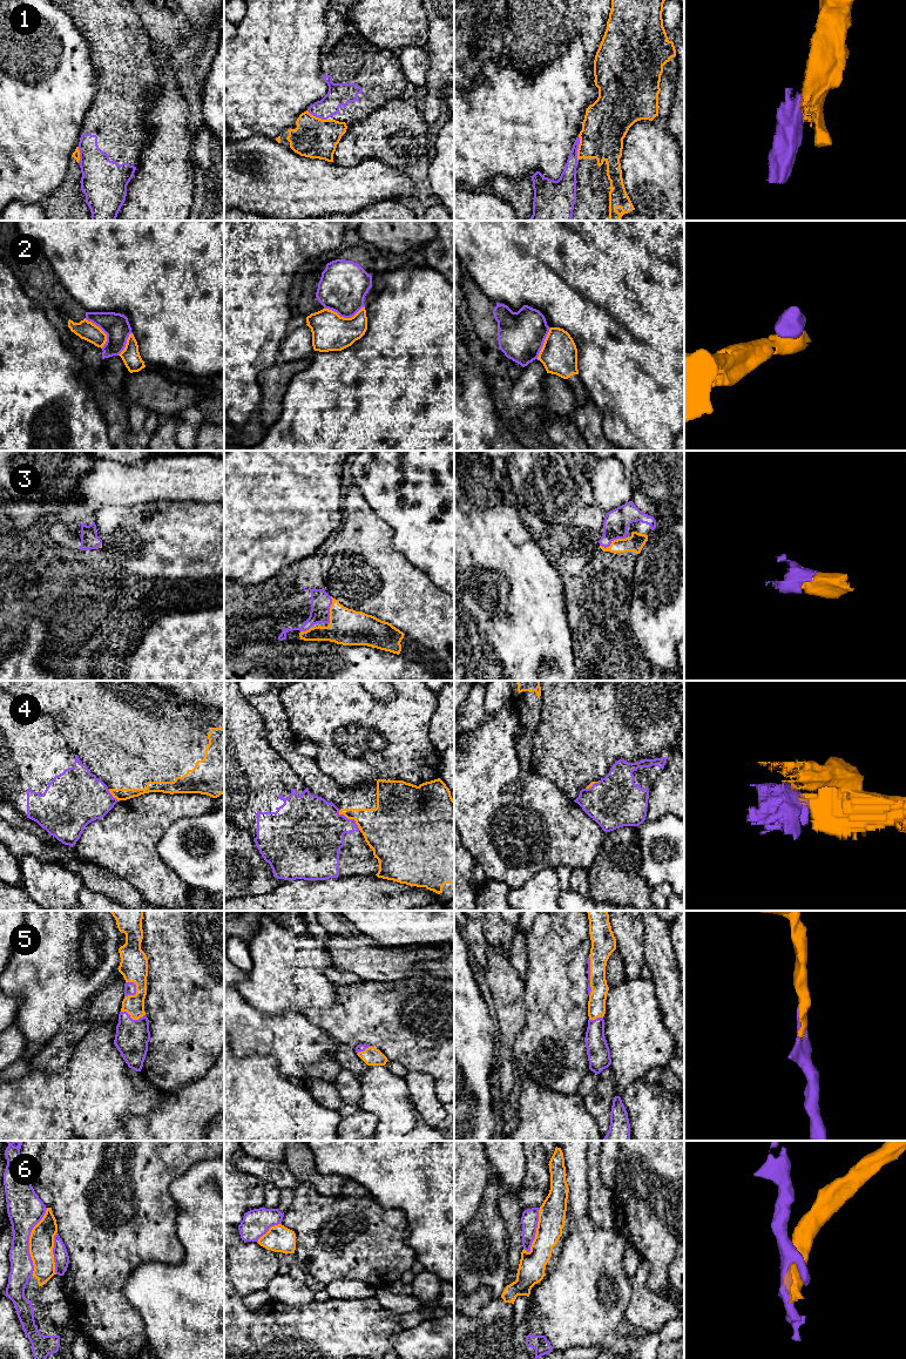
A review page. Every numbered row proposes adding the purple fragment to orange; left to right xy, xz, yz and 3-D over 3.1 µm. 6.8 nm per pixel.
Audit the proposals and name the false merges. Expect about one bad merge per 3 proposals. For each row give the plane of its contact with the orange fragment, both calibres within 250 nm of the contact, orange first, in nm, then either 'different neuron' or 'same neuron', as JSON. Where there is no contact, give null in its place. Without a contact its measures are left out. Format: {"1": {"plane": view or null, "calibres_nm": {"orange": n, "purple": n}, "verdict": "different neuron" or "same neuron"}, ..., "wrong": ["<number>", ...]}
{"1": {"plane": "yz", "calibres_nm": {"orange": 300, "purple": 130}, "verdict": "different neuron"}, "2": {"plane": "xz", "calibres_nm": {"orange": 260, "purple": 320}, "verdict": "different neuron"}, "3": {"plane": "yz", "calibres_nm": {"orange": 120, "purple": 180}, "verdict": "same neuron"}, "4": {"plane": "xz", "calibres_nm": {"orange": 320, "purple": 380}, "verdict": "different neuron"}, "5": {"plane": "yz", "calibres_nm": {"orange": 170, "purple": 30}, "verdict": "same neuron"}, "6": {"plane": "xy", "calibres_nm": {"orange": 180, "purple": 240}, "verdict": "different neuron"}, "wrong": ["1", "2", "4", "6"]}

